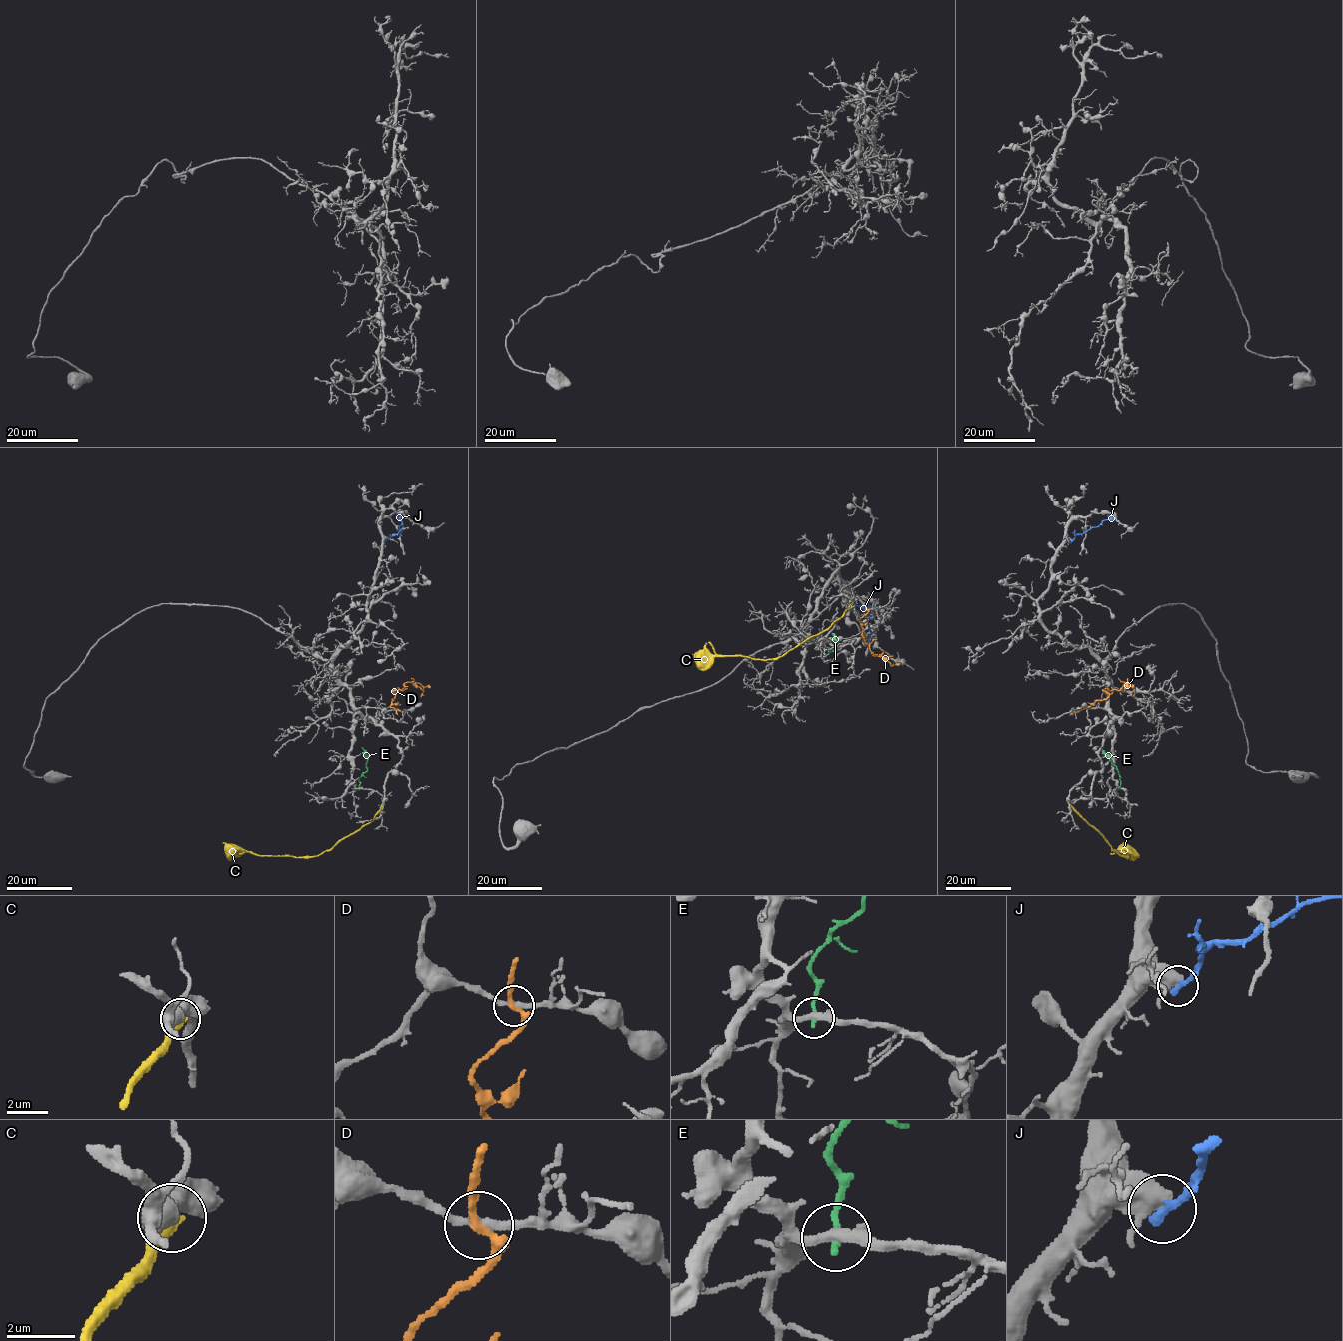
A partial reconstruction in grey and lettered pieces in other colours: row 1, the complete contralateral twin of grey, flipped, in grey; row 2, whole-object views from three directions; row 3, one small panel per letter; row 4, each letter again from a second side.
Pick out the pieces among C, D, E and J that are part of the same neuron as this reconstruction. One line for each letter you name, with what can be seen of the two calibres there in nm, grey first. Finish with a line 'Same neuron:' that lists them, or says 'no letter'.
Same neuron: no letter

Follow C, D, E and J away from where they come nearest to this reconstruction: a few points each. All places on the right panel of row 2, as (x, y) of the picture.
C: (1070, 805), (1113, 849), (1127, 857), (1123, 842)
D: (1077, 710), (1105, 699), (1113, 689), (1119, 690), (1124, 682), (1134, 687), (1133, 695)
E: (1118, 788), (1117, 768), (1102, 747)
J: (1071, 541), (1077, 534), (1109, 519), (1107, 514)

